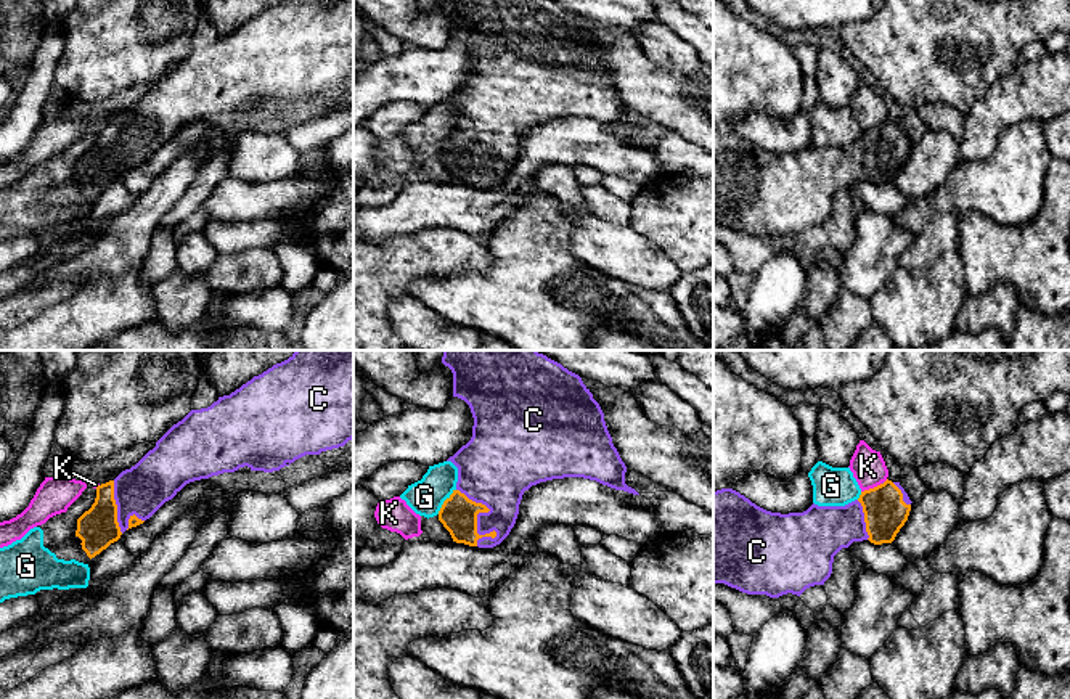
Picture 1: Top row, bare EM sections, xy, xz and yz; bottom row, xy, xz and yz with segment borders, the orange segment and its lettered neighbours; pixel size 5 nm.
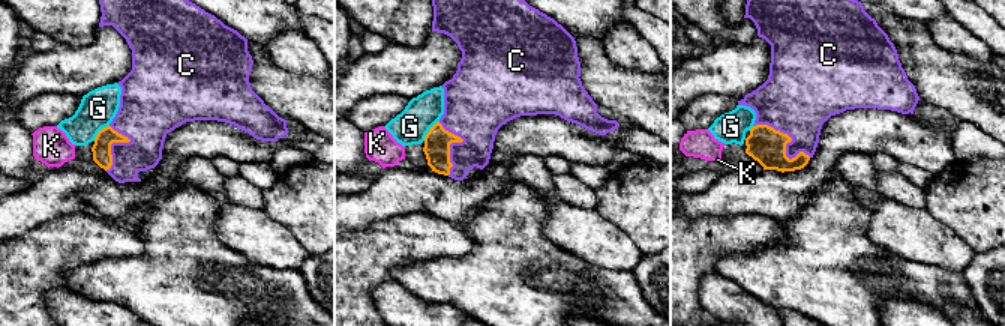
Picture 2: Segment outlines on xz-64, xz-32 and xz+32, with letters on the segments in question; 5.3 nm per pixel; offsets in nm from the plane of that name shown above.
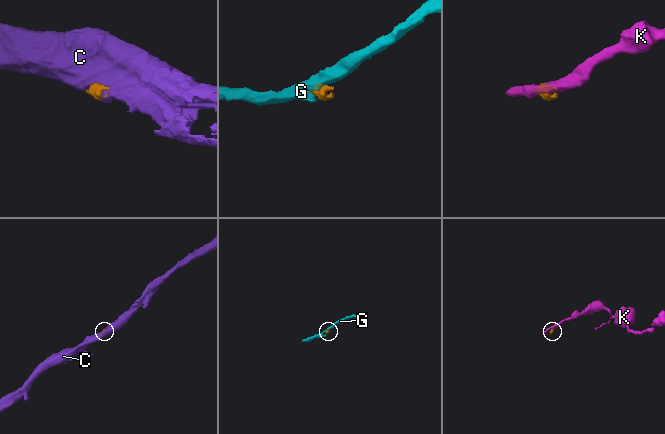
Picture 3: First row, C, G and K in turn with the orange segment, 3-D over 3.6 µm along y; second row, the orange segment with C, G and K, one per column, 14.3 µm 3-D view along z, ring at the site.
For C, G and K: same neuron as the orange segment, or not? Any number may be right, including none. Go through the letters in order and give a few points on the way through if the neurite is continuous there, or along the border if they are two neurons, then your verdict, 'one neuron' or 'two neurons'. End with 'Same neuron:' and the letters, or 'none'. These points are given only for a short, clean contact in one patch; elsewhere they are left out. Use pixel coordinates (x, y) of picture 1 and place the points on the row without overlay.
C: one neuron
G: border along xz (455, 129), (437, 153); two neurons
K: border along yz (881, 122), (861, 132); two neurons
Same neuron: C

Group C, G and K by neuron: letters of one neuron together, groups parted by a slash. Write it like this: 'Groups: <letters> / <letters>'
Groups: C / G / K

